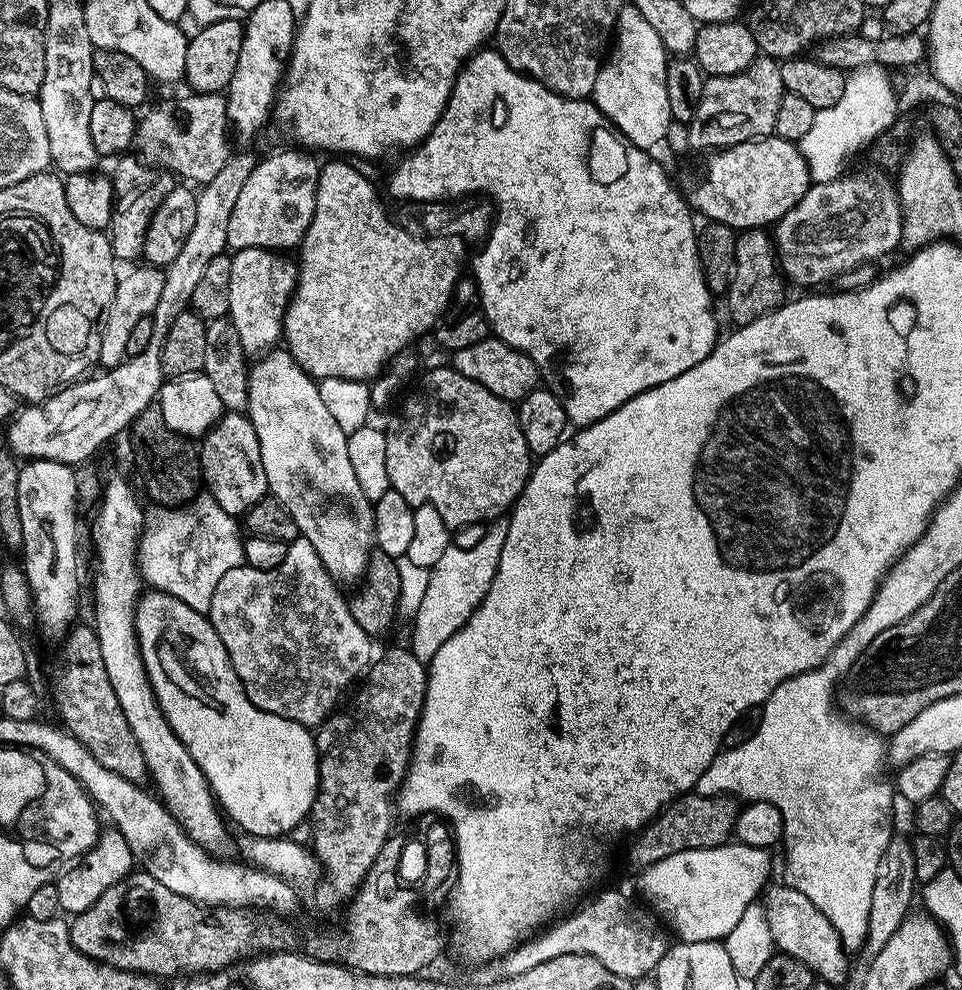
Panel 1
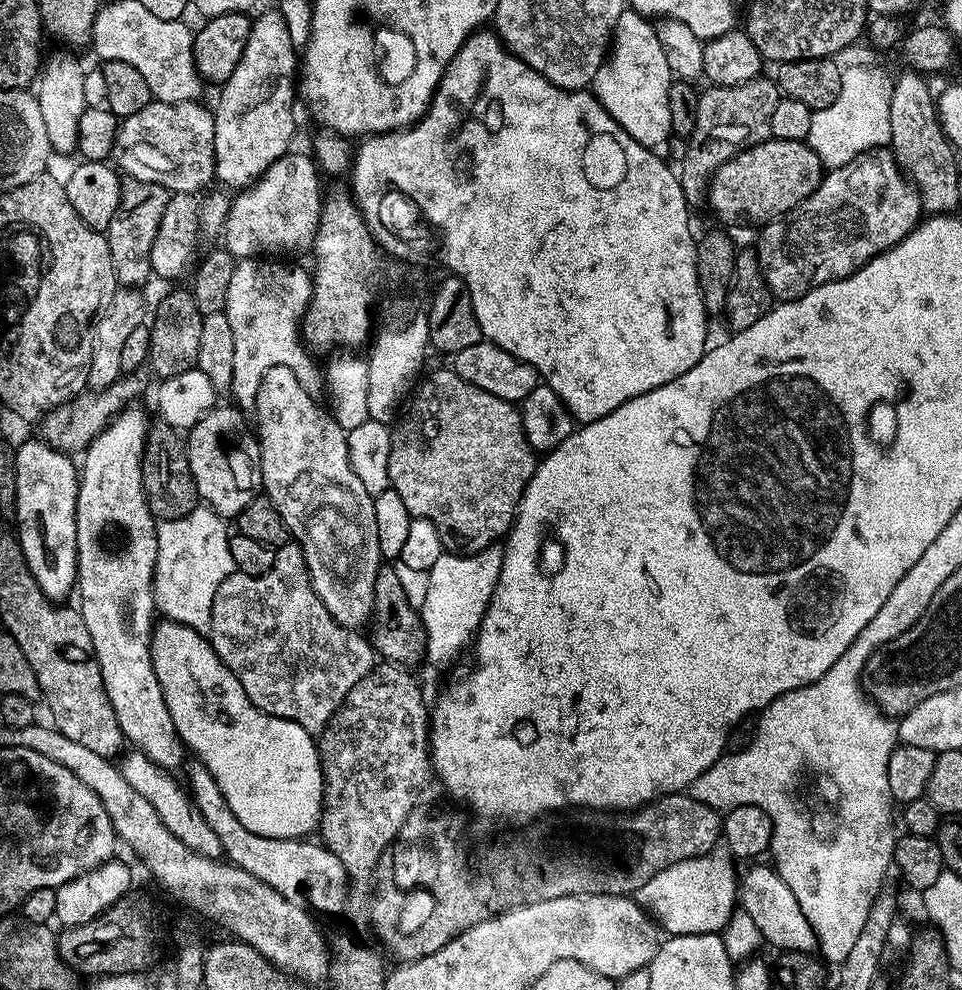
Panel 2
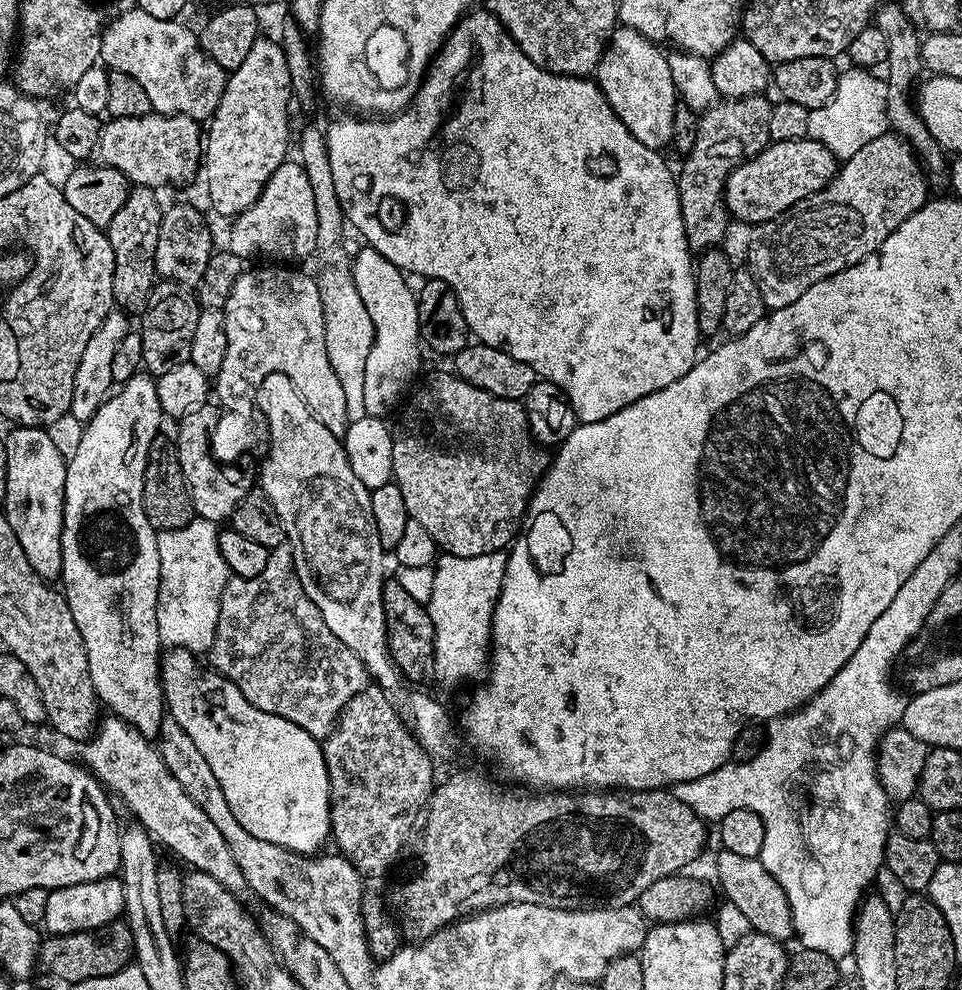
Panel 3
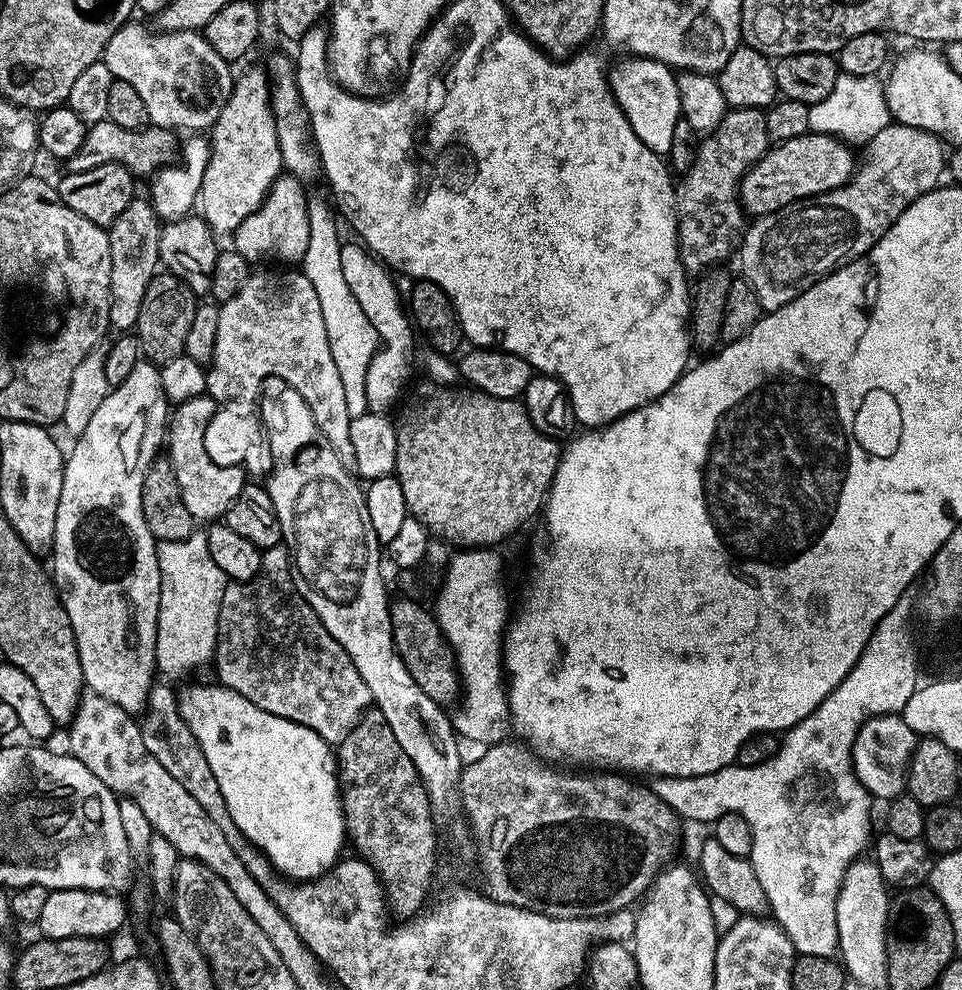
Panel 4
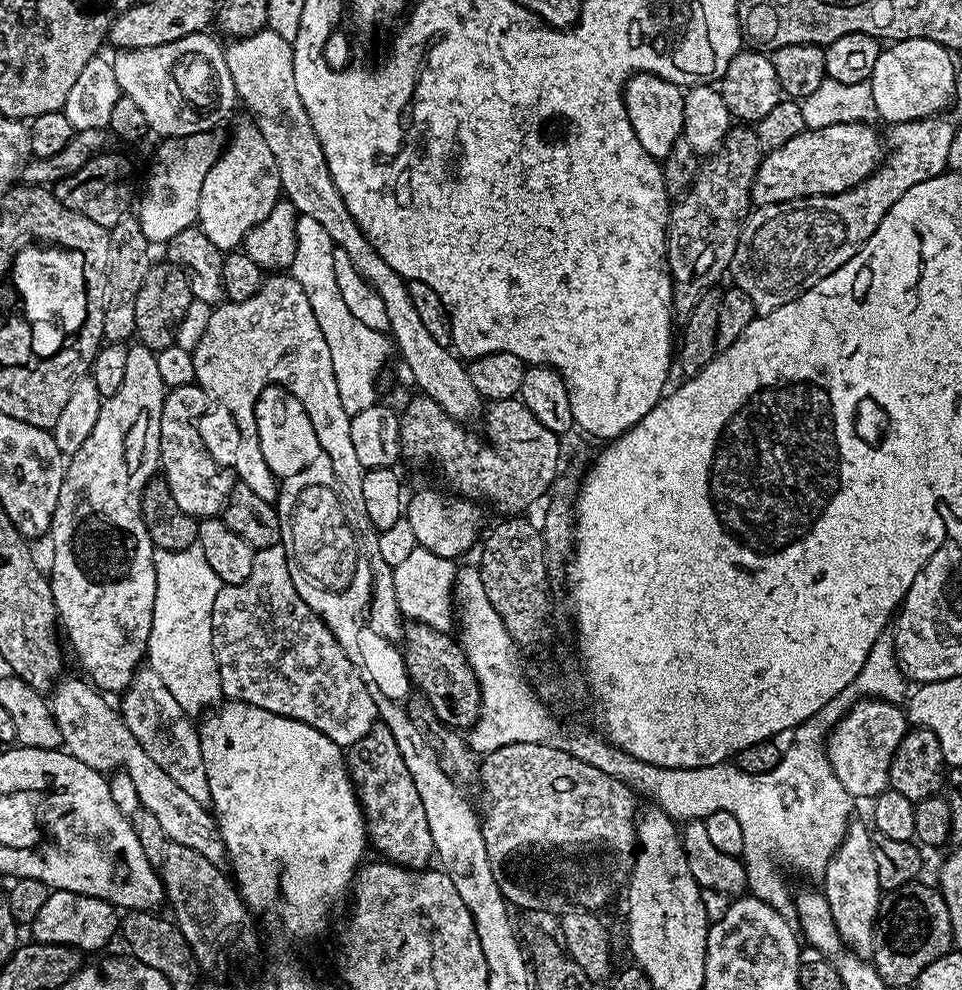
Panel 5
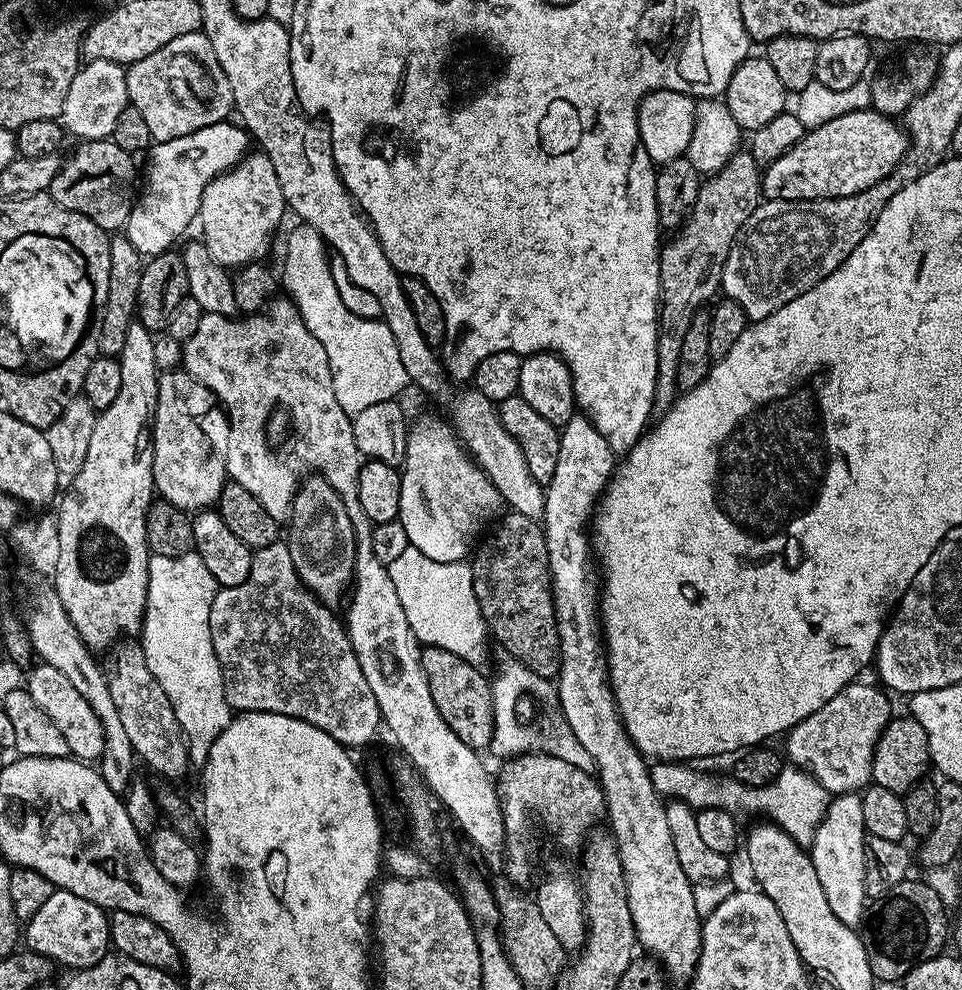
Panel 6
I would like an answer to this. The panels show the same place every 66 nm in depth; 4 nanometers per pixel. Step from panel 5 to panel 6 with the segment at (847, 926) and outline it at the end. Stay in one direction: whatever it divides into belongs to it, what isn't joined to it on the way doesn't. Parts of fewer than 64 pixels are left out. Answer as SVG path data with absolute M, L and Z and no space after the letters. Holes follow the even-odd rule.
M840 794L828 805L828 812L822 818L818 830L810 845L810 855L814 862L814 870L818 870L818 882L822 882L822 891L826 893L826 902L830 902L830 910L846 926L859 929L864 920L864 902L869 899L866 888L865 852L866 831L863 824L863 802L856 794Z

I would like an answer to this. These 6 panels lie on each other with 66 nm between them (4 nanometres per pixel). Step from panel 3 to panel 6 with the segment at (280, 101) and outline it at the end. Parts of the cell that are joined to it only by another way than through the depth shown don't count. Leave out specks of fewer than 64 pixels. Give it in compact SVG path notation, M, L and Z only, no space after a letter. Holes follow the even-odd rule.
M252 152L245 155L235 167L216 176L207 184L197 208L198 225L202 228L202 241L215 263L223 268L243 267L245 264L261 261L268 250L268 240L286 213L287 204L278 183L274 164L267 155Z

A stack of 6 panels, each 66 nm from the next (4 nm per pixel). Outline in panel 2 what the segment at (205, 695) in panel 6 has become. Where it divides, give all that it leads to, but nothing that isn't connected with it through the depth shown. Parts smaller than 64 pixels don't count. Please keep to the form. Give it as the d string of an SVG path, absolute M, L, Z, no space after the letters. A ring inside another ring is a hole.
M197 506L188 516L161 520L156 526L156 569L152 575L152 594L155 607L161 617L184 625L185 629L207 633L212 626L211 608L219 584L234 571L230 554L230 531L225 517L207 506Z

